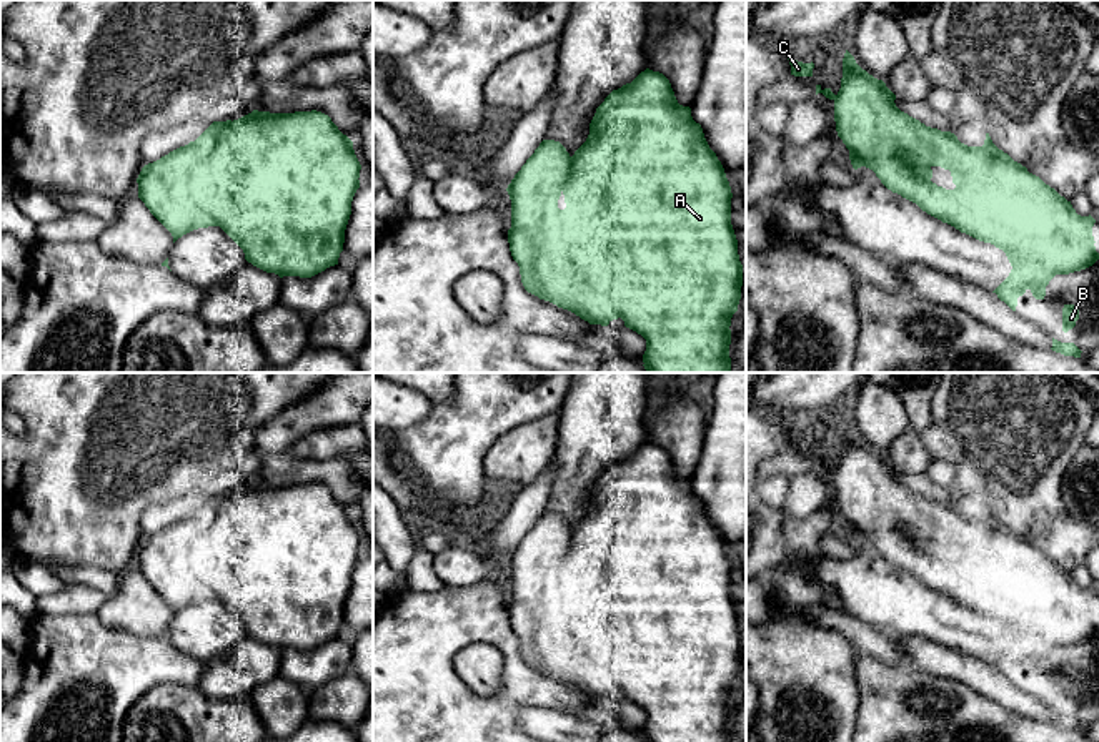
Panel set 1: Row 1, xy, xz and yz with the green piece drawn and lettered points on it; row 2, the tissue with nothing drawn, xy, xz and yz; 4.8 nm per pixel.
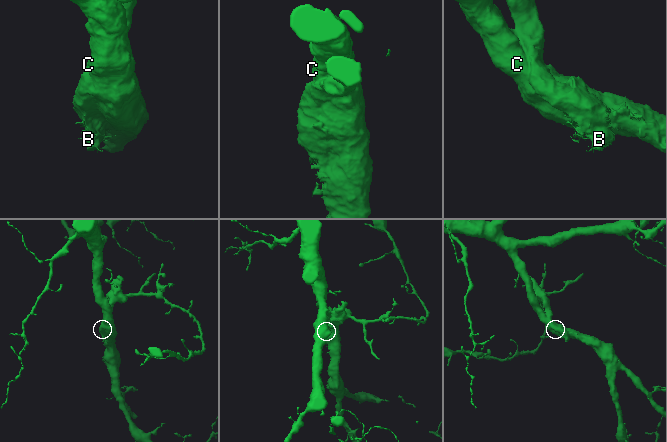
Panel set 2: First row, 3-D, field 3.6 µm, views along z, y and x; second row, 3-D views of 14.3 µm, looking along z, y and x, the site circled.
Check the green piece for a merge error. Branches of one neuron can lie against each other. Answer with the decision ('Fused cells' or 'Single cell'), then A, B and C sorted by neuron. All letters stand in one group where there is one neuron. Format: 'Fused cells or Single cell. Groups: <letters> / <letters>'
Fused cells. Groups: A C / B

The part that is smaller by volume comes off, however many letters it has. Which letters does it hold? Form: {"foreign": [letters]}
{"foreign": ["B"]}

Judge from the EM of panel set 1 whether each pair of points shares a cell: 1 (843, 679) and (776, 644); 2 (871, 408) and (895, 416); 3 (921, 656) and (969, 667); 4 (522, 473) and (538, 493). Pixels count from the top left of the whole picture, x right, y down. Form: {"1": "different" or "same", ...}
{"1": "same", "2": "same", "3": "same", "4": "different"}

